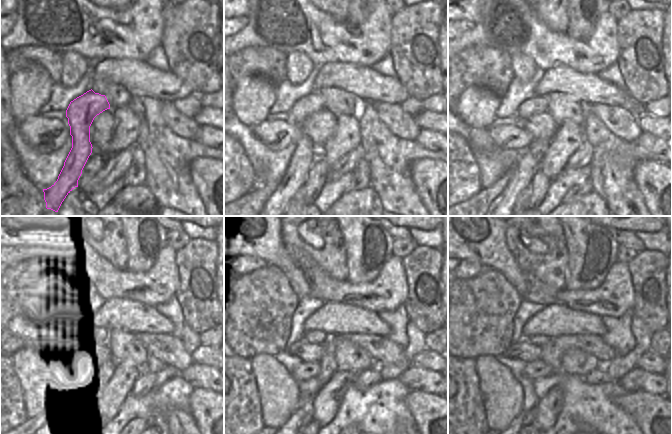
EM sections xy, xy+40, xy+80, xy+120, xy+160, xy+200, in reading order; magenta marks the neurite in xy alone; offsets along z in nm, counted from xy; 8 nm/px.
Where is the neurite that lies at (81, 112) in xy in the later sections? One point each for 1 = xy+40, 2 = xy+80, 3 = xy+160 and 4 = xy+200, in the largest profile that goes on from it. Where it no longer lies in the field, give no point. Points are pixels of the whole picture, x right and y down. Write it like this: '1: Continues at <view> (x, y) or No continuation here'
1: Continues at xy+40 (303, 156)
2: Continues at xy+80 (527, 163)
3: Continues at xy+160 (295, 418)
4: Continues at xy+200 (519, 419).

